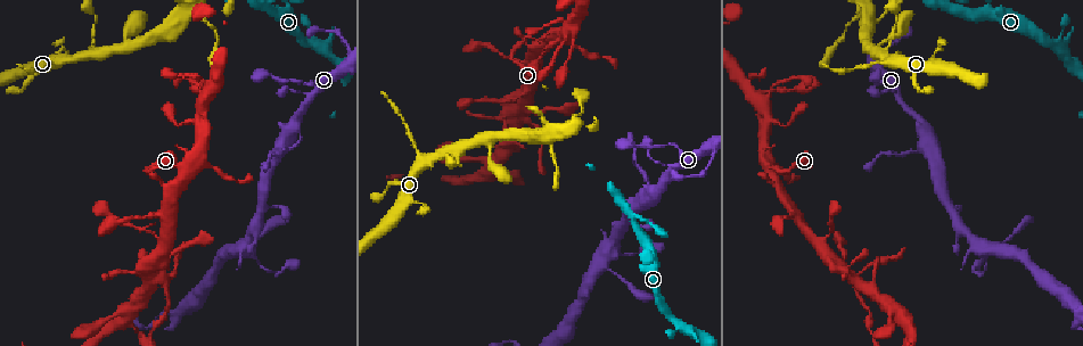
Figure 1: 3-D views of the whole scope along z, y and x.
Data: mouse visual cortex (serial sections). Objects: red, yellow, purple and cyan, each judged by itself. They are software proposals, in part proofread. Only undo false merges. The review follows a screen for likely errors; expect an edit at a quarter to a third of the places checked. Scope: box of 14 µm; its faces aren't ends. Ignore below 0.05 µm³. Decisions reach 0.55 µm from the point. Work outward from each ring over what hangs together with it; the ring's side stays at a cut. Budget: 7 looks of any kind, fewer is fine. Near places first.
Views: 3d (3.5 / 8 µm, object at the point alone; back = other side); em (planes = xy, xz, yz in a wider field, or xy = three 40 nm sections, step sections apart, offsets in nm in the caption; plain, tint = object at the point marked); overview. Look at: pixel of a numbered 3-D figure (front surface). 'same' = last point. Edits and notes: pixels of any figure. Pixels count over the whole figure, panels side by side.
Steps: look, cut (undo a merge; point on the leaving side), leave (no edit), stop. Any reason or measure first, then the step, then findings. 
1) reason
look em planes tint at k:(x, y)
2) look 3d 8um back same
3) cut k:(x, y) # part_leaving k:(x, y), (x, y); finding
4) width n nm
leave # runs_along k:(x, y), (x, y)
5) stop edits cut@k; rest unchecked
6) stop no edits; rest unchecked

calibre changes
look em xy step 3 tint at 1:(893, 65)

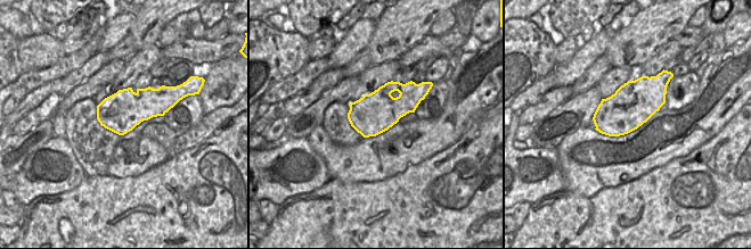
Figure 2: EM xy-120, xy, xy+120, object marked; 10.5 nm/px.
look 3d 3.5um same

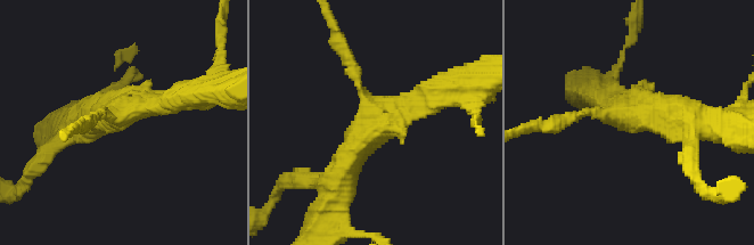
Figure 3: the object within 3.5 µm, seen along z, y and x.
leave # one cell here

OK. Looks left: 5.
sharp bend
look 3d 3.5um at 1:(787, 170)

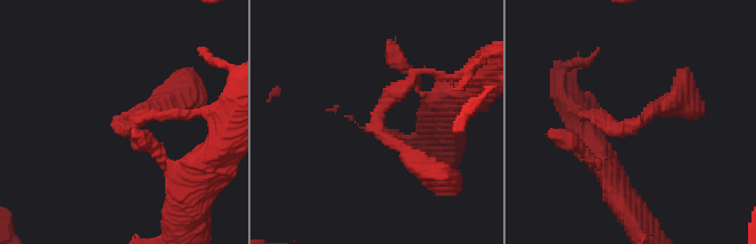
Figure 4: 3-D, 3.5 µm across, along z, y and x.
arm_widths 150, 300 nm; need the tissue
look em xy step 5 tint at 4:(630, 127)

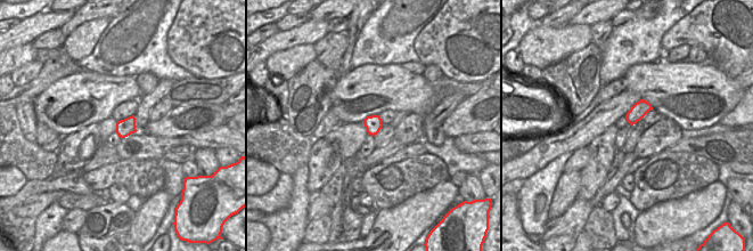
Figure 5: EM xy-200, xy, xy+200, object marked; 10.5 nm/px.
leave # one cell here

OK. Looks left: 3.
calibre changes
look 3d 3.5um at 1:(649, 146)

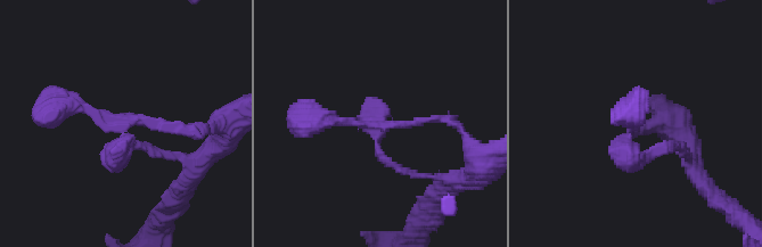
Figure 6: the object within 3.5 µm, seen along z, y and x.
leave # runs_along 6:(201, 130), (54, 106); one cell here

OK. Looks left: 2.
stop no edits; rest unchecked

